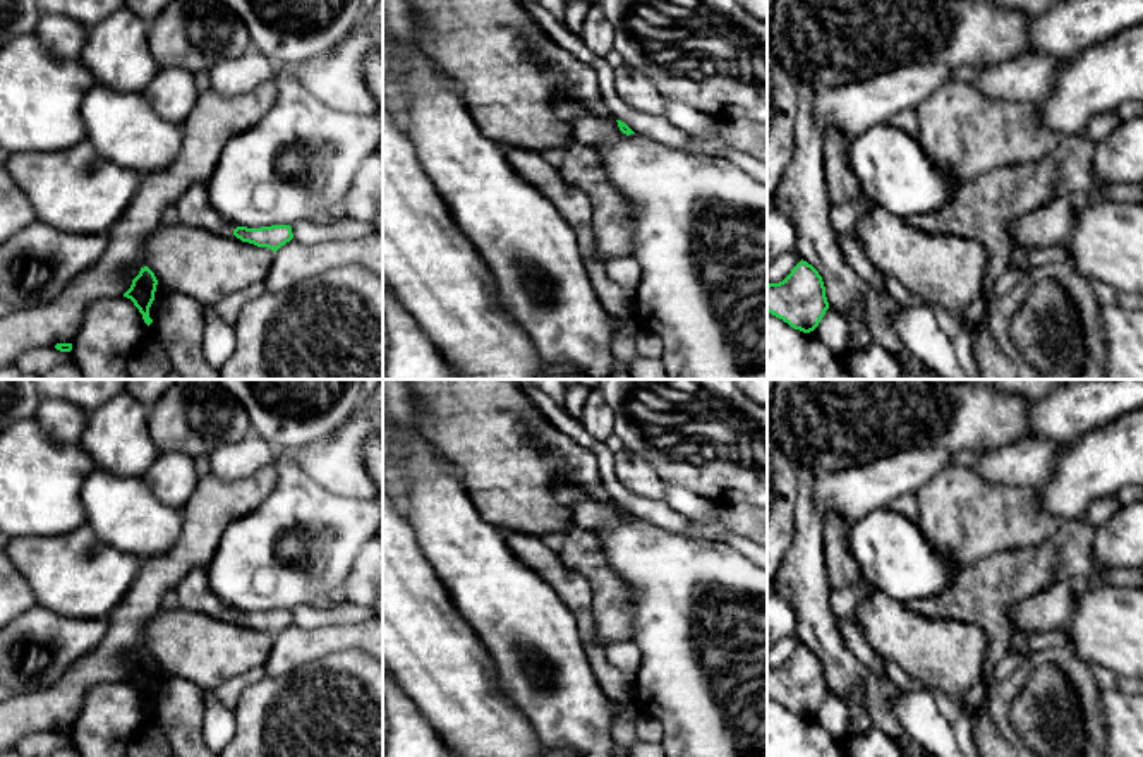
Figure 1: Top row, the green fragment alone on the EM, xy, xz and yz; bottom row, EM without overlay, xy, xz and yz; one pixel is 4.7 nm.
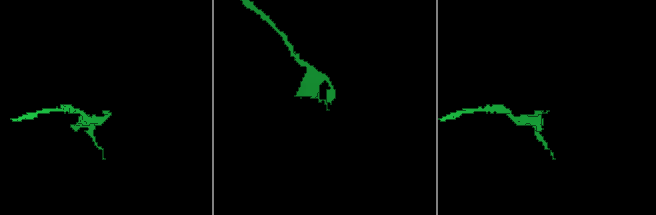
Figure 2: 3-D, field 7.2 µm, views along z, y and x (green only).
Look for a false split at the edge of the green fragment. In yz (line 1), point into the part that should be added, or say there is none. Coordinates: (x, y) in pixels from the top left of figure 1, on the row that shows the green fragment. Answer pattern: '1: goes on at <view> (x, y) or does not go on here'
1: does not go on here

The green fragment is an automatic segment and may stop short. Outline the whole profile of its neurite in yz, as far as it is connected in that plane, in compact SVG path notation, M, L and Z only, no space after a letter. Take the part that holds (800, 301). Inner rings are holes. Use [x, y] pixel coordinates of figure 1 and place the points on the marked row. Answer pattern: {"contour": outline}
{"contour": "M803 259L783 282L767 285L767 312L795 330L813 331L827 309L822 276Z"}

